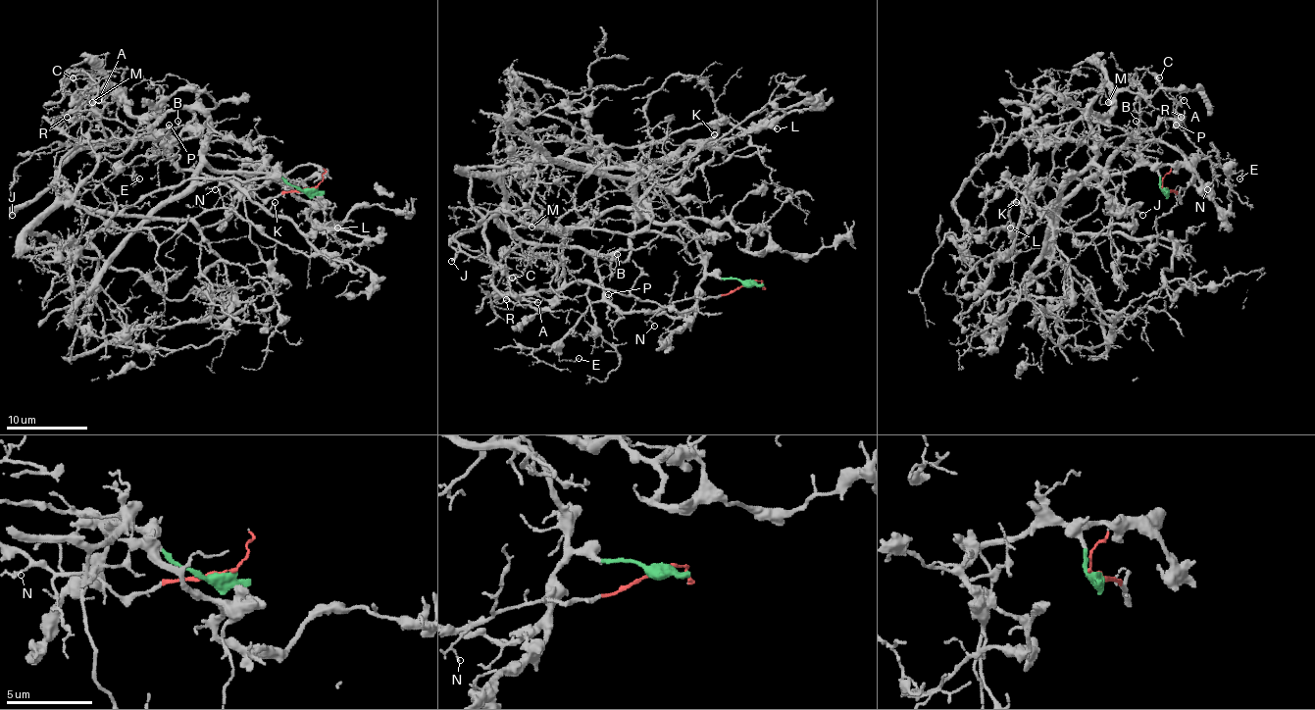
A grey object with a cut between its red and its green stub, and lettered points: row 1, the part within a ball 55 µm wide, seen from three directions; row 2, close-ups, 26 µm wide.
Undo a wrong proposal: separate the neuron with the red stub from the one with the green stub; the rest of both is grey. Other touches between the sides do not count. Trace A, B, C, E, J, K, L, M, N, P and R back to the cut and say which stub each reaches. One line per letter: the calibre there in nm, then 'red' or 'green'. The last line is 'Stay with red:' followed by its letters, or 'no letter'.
A: calibre 100 nm; red
B: calibre 120 nm; red
C: calibre 160 nm; green
E: calibre 100 nm; red
J: calibre 200 nm; red
K: calibre 110 nm; green
L: calibre 160 nm; green
M: calibre 120 nm; green
N: calibre 70 nm; red
P: calibre 120 nm; red
R: calibre 120 nm; red
Stay with red: A, B, E, J, N, P, R

